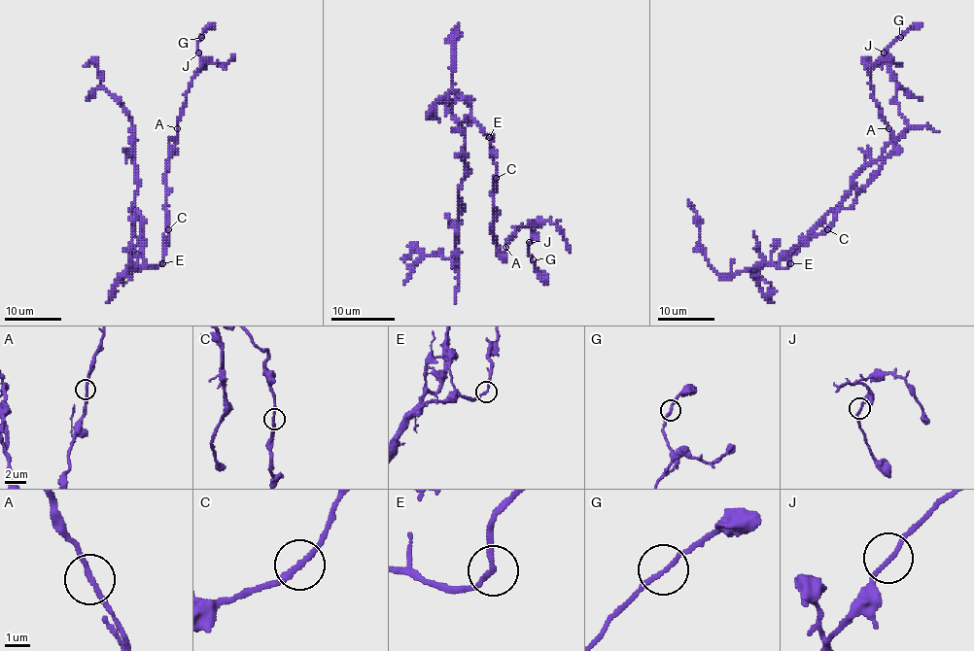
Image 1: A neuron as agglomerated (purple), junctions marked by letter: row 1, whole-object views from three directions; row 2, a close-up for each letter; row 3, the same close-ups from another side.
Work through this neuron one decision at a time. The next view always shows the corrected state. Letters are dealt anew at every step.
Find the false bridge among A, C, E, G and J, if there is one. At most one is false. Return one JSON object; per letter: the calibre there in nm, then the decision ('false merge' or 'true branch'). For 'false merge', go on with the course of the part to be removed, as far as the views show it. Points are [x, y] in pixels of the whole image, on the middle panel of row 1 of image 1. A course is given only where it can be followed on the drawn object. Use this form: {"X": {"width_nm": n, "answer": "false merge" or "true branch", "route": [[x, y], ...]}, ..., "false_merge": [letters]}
{"A": {"width_nm": 190, "answer": "true branch"}, "C": {"width_nm": 190, "answer": "true branch"}, "E": {"width_nm": 170, "answer": "true branch"}, "G": {"width_nm": 160, "answer": "true branch"}, "J": {"width_nm": 160, "answer": "true branch"}, "false_merge": []}

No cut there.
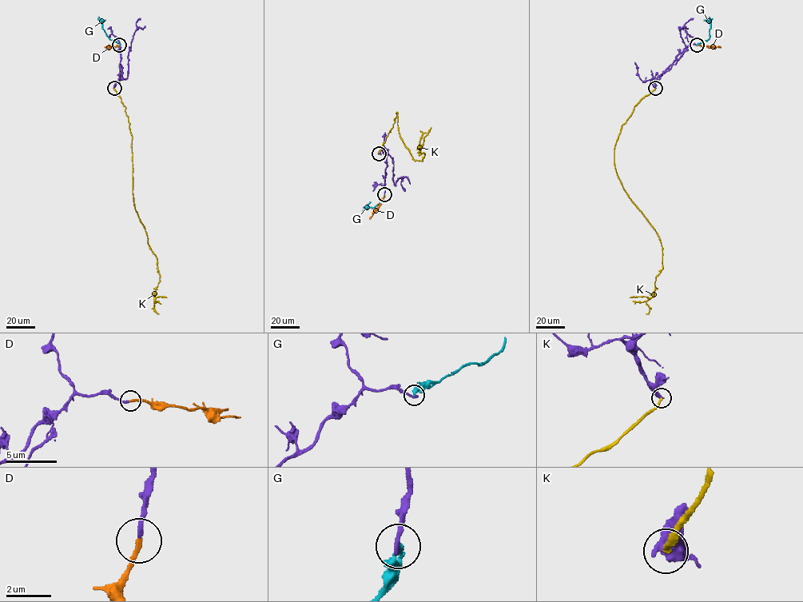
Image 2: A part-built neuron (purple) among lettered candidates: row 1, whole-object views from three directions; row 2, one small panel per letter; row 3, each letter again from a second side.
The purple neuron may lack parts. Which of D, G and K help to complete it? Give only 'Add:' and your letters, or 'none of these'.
Add: D

